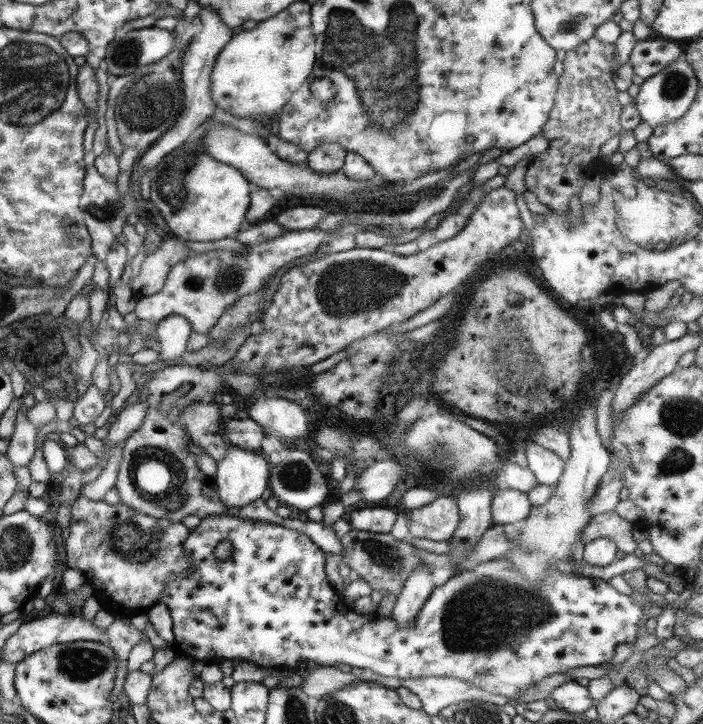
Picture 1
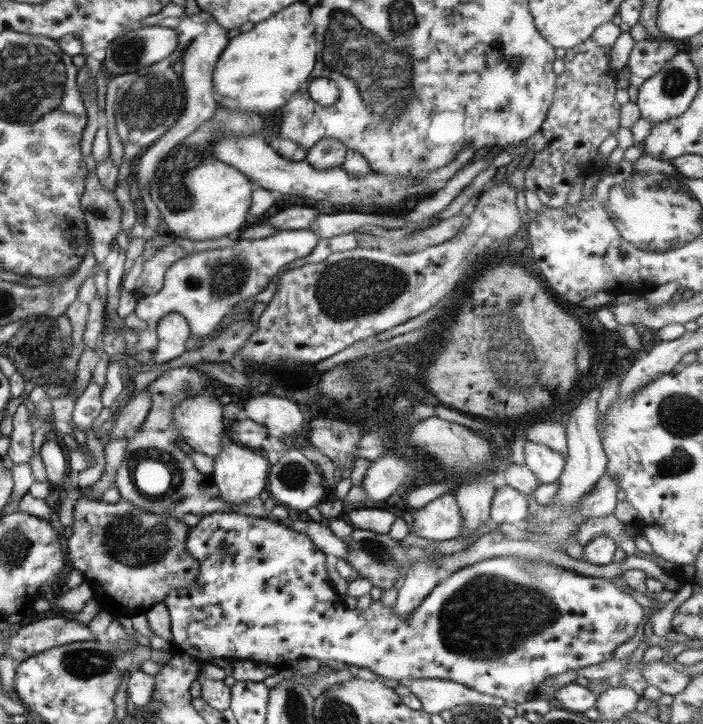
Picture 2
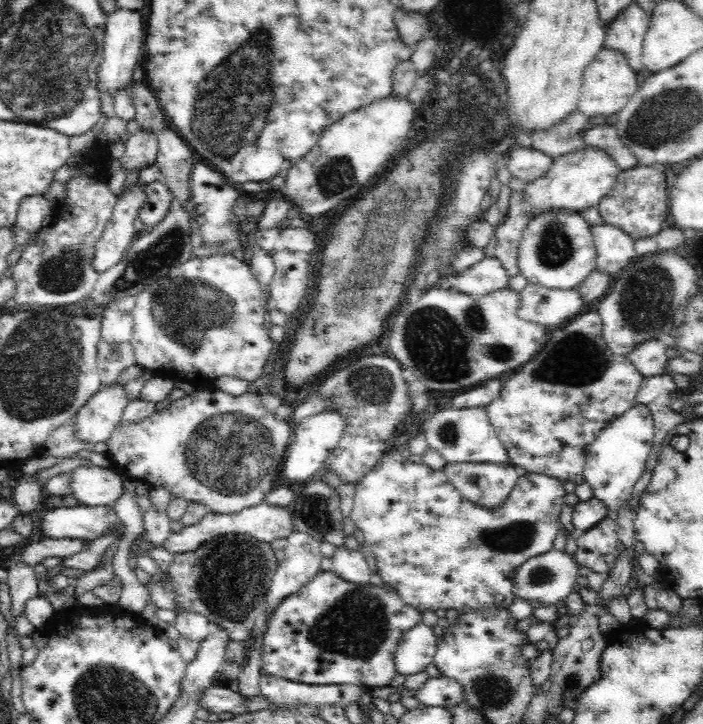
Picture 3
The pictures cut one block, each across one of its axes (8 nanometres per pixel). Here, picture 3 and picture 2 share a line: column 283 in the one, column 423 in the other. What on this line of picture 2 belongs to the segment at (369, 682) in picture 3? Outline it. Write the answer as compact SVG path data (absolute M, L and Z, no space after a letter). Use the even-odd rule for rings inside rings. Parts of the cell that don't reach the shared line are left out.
M215 512L201 516L195 526L188 528L185 551L199 564L199 574L195 575L191 583L178 589L171 589L163 602L169 613L171 633L169 642L176 652L187 653L200 663L208 662L211 658L235 658L235 660L251 660L252 663L271 666L277 670L289 667L291 662L307 658L317 658L323 665L327 660L337 660L345 665L367 668L373 674L391 680L393 684L407 682L408 679L429 677L451 679L479 693L499 697L503 699L503 702L508 700L512 705L527 701L529 691L534 690L539 682L549 676L555 676L567 670L577 670L612 658L615 648L631 640L638 623L644 622L643 614L646 609L642 600L621 588L614 580L580 575L541 561L533 562L531 564L533 570L527 572L523 560L517 562L517 558L513 556L499 556L461 567L452 572L450 576L438 581L431 592L419 602L419 606L415 606L415 610L411 610L411 614L407 614L407 618L403 620L393 612L393 607L386 607L379 600L371 601L365 610L351 611L342 604L342 596L334 590L328 579L325 555L317 550L306 534L295 532L285 523L275 522L269 518L247 516L239 512ZM218 550L222 550L224 554L219 555Z

